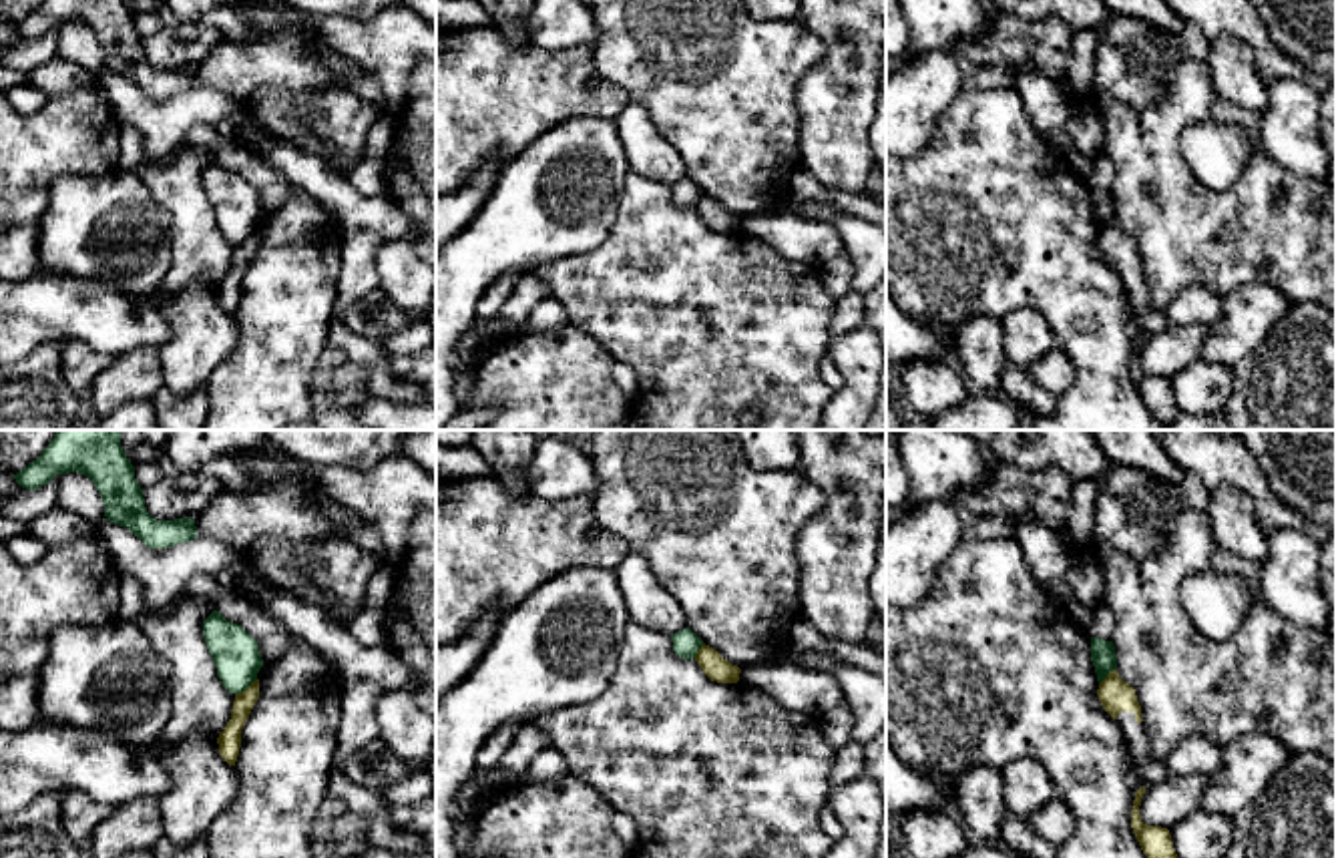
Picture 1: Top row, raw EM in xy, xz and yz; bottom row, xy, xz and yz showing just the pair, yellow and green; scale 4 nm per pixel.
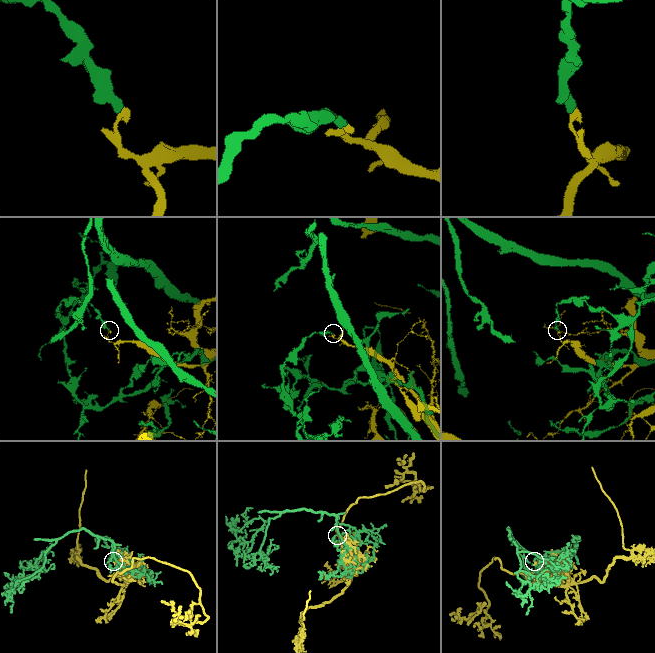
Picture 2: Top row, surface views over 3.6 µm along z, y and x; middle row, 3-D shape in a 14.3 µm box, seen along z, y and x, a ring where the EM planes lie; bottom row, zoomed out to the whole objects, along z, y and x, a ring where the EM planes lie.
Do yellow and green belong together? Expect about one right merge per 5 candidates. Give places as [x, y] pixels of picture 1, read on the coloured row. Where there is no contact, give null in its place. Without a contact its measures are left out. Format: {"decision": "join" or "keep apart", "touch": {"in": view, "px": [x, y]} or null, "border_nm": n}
{"decision": "keep apart", "touch": {"in": "xy", "px": [248, 688]}, "border_nm": 120}

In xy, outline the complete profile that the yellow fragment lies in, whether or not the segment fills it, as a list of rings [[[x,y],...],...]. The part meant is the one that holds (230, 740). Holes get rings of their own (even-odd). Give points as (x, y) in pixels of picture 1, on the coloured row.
[[[255,679],[245,691],[235,695],[231,719],[217,737],[219,754],[229,764],[235,766],[241,747],[241,729],[259,699],[259,679]]]

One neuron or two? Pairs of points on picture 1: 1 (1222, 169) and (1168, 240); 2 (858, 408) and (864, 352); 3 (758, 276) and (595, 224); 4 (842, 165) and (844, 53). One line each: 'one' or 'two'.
1: two
2: one
3: two
4: one

